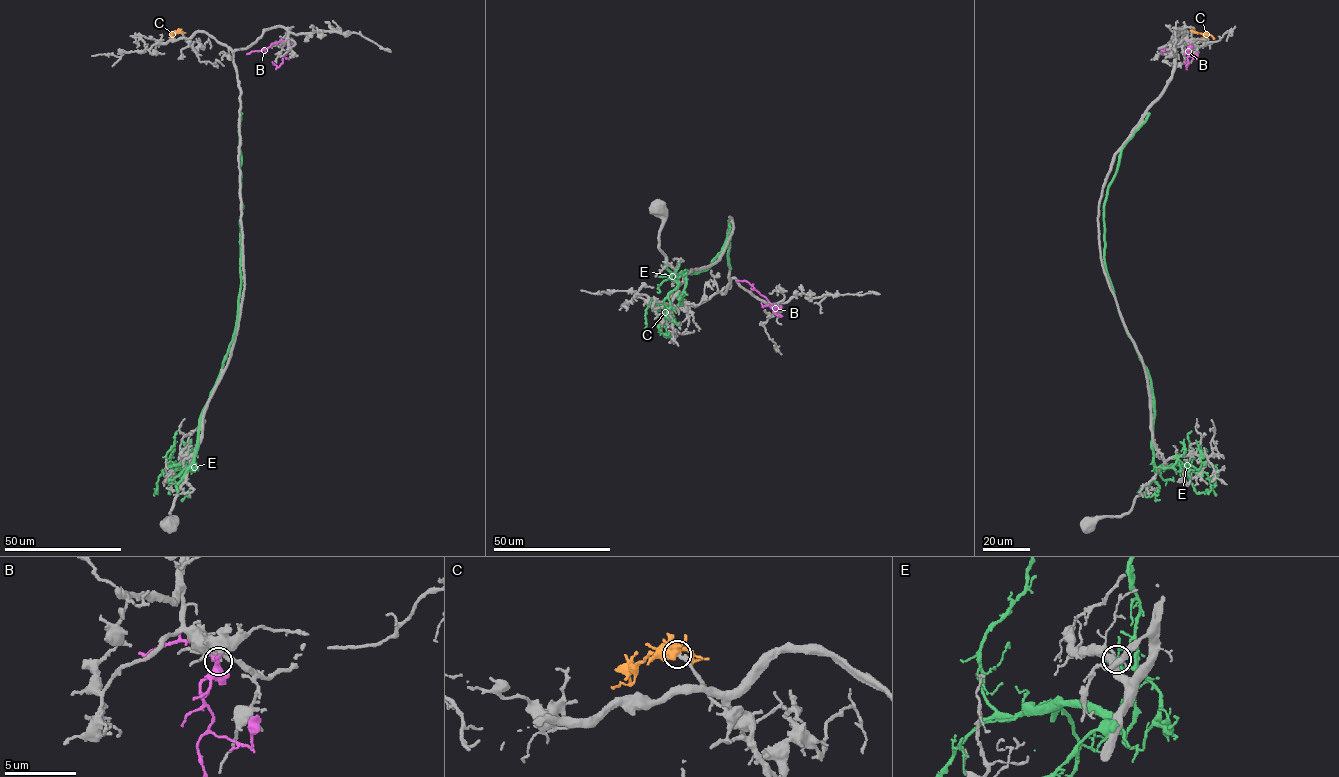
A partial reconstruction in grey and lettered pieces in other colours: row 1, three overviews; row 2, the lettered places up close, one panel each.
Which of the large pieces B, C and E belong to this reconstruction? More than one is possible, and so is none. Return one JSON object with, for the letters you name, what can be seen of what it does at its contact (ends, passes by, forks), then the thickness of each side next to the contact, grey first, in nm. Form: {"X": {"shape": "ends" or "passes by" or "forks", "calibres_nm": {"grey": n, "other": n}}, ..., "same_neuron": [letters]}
{"C": {"shape": "forks", "calibres_nm": {"grey": 280, "other": 460}}, "same_neuron": ["C"]}

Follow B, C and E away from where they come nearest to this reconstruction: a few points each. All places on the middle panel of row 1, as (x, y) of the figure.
B: (779, 309), (748, 282), (735, 280)
C: (669, 311), (662, 322), (664, 333)
E: (677, 295), (684, 295), (685, 277), (681, 273), (703, 271), (721, 251), (729, 222), (728, 261), (731, 268)

